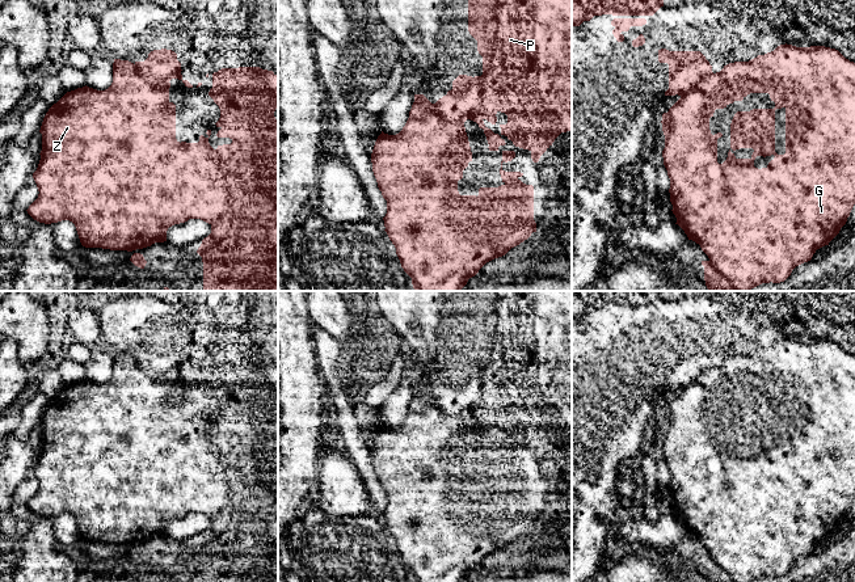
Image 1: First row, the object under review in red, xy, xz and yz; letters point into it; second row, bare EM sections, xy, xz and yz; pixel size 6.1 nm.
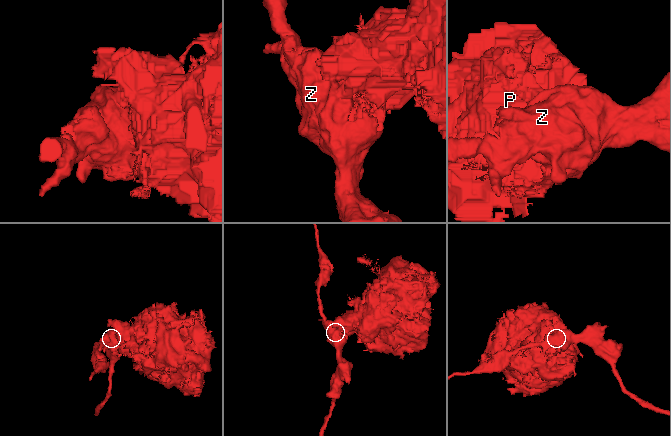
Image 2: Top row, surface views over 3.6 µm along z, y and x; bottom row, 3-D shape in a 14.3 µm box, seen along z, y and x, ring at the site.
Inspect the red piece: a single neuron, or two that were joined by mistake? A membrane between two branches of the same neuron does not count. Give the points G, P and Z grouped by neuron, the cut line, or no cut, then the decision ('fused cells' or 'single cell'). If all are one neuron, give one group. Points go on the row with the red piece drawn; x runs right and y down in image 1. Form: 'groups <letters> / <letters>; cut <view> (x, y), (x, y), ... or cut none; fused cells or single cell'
groups G Z / P; cut xy (215, 150), (219, 164), (226, 173), (231, 205), (211, 224); fused cells

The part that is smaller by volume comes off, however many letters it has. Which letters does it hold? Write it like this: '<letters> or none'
G, Z

